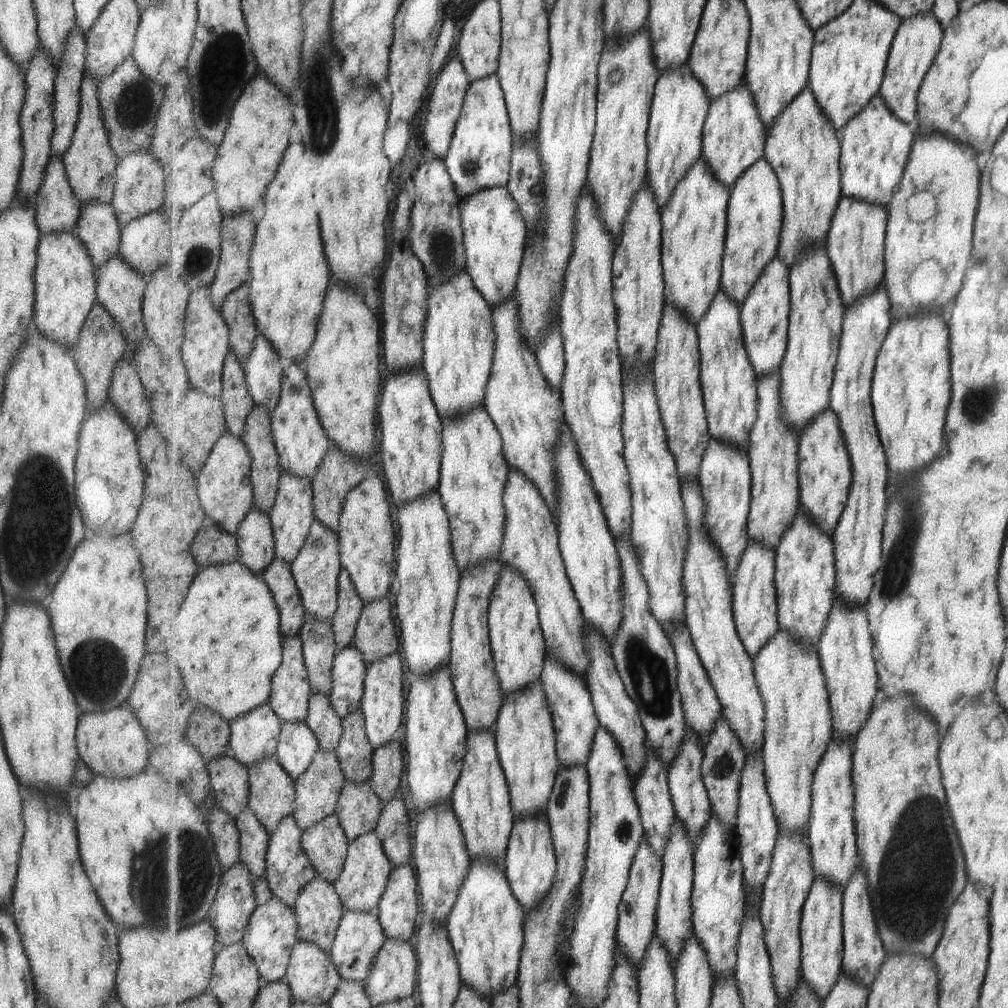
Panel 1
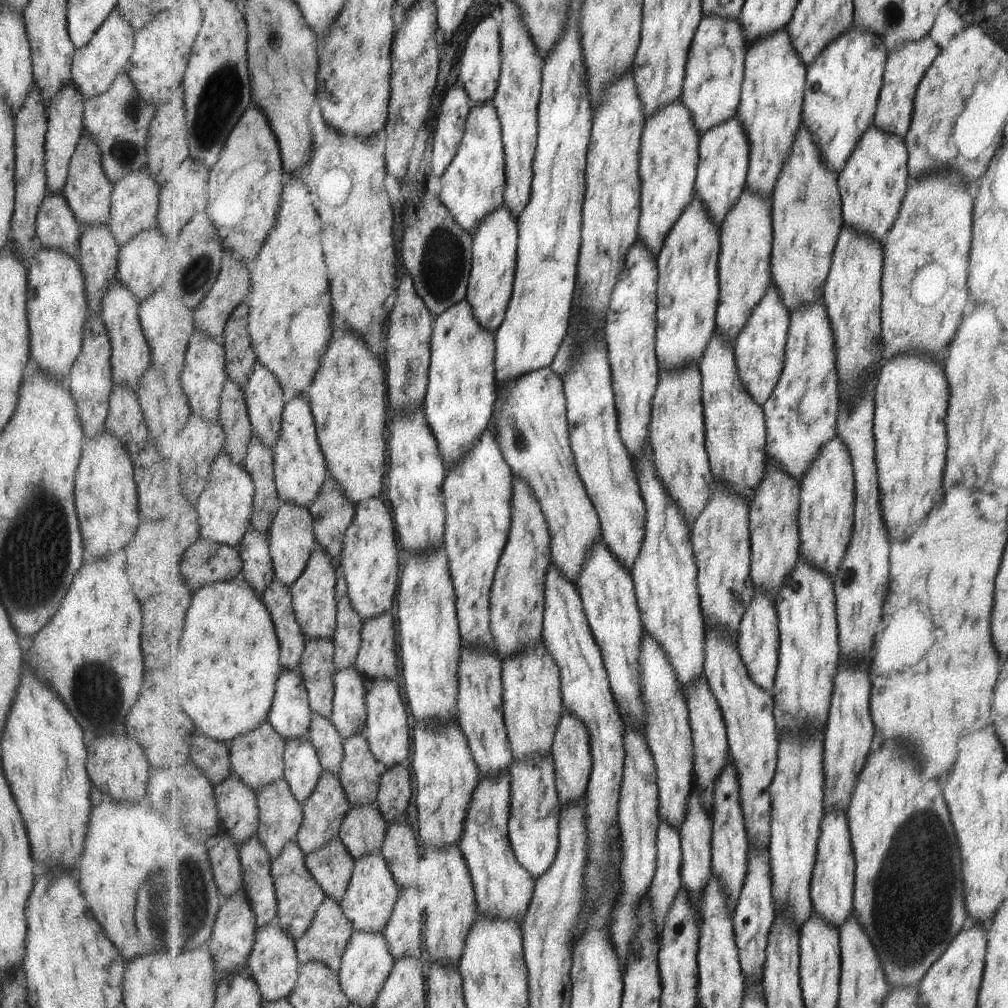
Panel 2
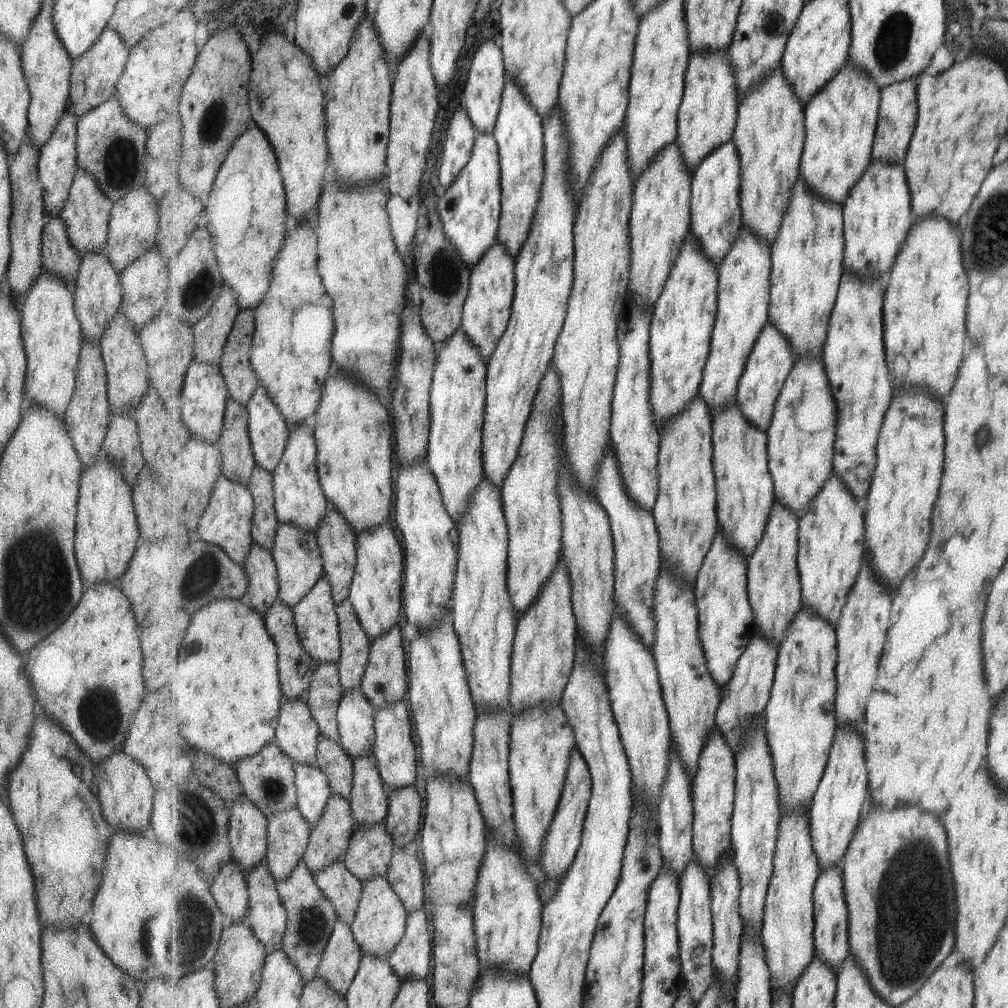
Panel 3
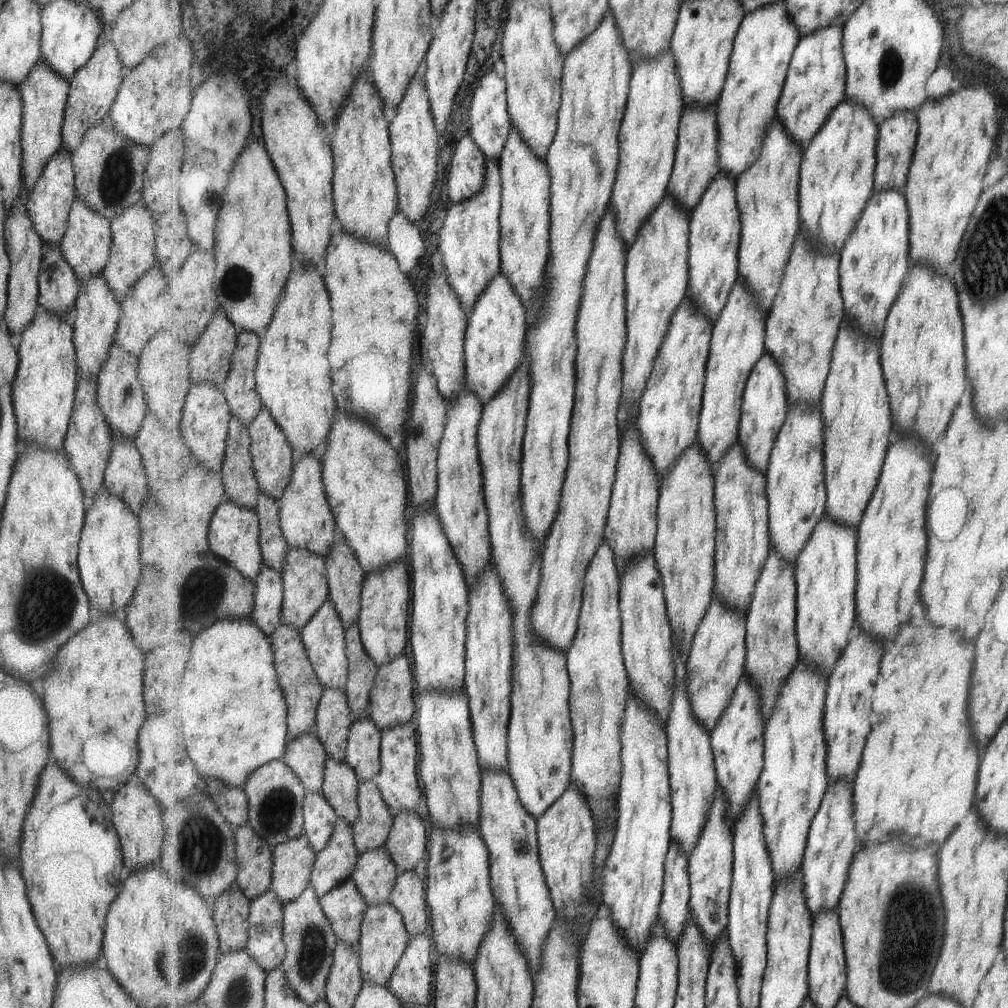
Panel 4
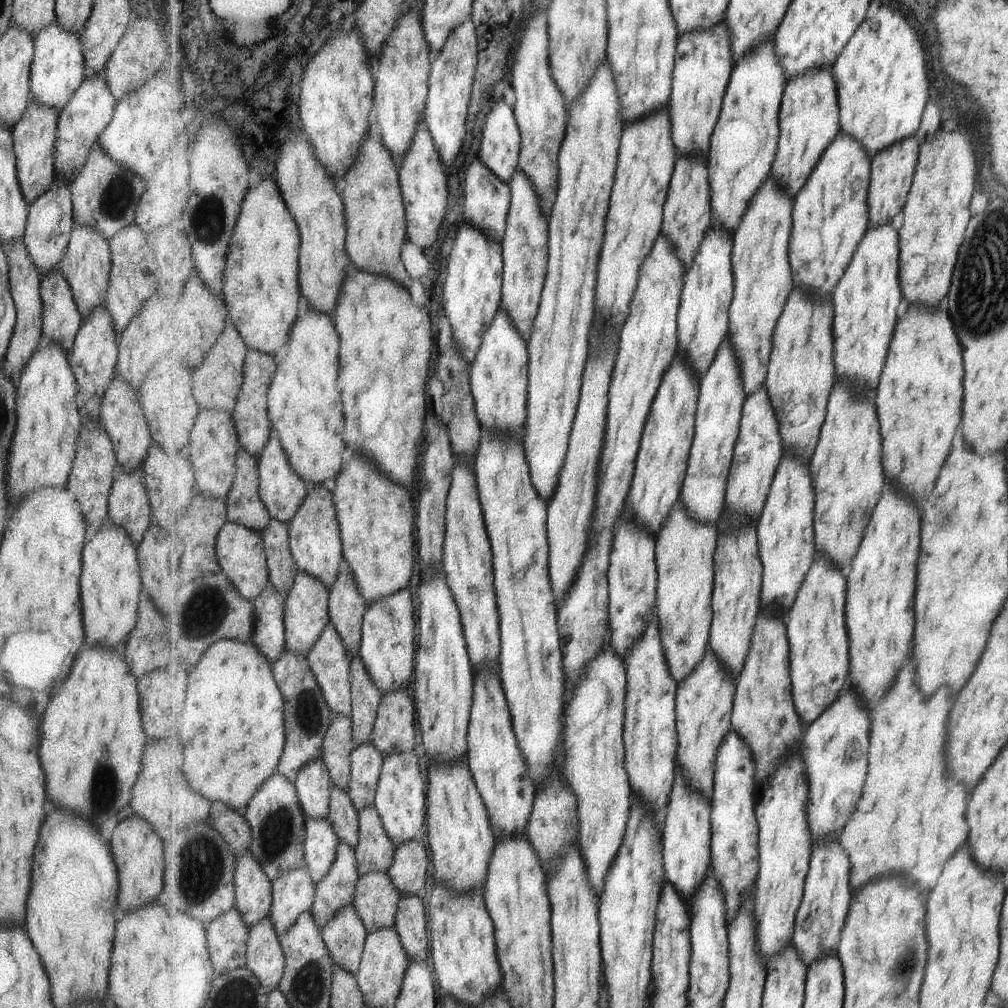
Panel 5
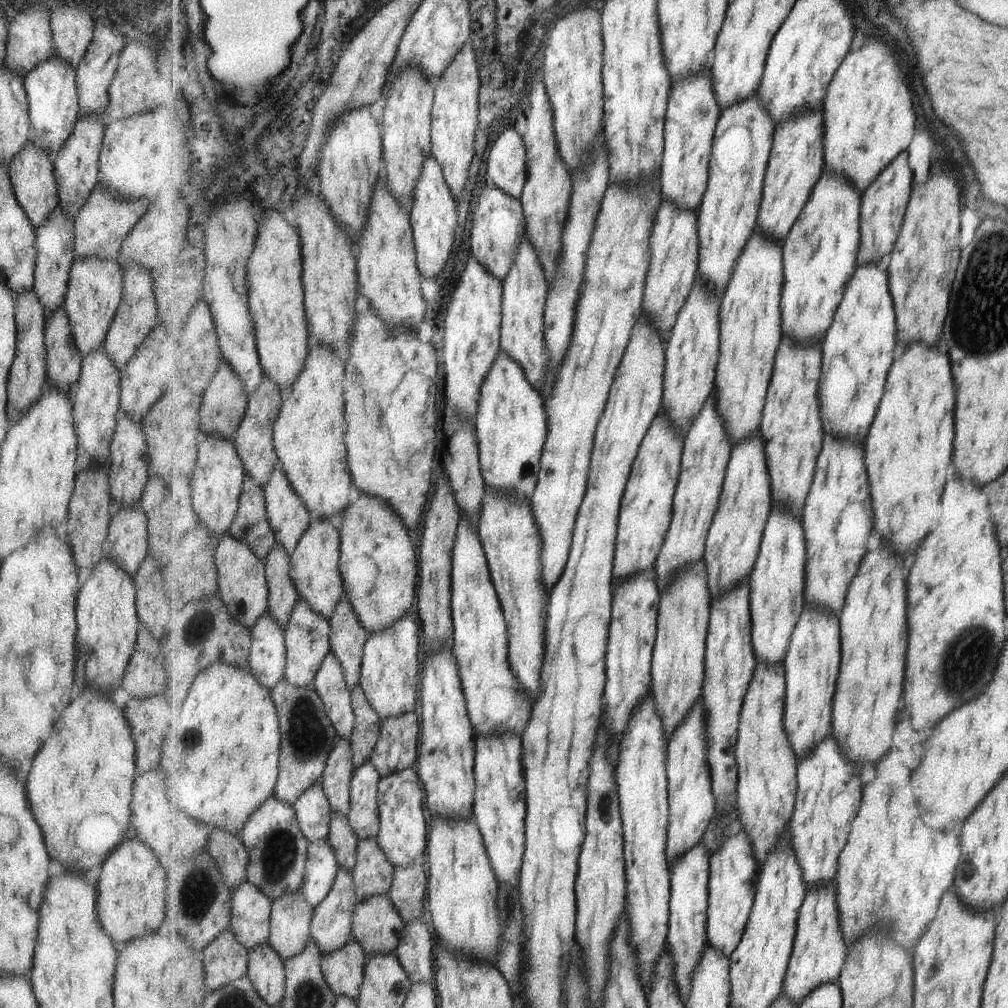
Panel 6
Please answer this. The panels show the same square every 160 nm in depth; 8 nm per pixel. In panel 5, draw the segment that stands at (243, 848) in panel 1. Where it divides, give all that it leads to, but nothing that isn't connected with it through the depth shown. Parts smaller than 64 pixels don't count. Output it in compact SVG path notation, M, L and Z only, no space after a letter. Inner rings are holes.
M265 917L258 925L255 925L250 930L248 940L247 966L254 971L264 987L267 987L270 992L279 988L282 981L284 970L286 969L286 954L282 947L282 941L276 933L273 921L269 917Z

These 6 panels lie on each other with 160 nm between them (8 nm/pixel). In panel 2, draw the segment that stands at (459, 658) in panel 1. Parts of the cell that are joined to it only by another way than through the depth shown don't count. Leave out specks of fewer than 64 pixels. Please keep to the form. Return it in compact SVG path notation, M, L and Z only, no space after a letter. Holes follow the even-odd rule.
M462 649L459 678L457 720L466 734L474 759L481 770L481 778L495 777L508 772L510 764L514 761L514 752L506 727L502 659L484 649Z

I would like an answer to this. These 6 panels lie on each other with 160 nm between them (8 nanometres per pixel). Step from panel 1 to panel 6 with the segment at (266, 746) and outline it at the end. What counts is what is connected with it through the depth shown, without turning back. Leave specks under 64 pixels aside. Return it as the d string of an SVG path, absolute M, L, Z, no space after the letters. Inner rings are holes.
M275 796L271 797L246 822L241 839L250 856L247 881L258 886L272 902L287 893L301 891L306 880L309 842L299 828L298 814L293 805L288 805Z

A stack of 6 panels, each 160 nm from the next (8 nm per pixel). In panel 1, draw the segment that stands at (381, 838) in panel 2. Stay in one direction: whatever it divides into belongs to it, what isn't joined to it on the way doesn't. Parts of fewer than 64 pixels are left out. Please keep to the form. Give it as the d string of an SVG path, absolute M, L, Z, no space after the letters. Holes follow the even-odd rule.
M346 781L338 802L337 815L348 842L377 830L383 809L382 799L369 781L359 785Z

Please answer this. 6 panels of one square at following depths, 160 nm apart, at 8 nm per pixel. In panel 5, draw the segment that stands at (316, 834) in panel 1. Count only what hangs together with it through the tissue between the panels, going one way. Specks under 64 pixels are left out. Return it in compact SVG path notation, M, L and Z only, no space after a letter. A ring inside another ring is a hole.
M353 904L342 909L322 932L334 966L357 976L368 933Z

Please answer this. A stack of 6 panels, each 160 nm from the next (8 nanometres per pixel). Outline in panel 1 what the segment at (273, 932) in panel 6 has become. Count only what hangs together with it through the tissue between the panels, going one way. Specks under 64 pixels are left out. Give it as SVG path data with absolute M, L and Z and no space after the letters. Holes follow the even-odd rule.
M277 757L250 767L250 806L270 836L295 810L297 784Z

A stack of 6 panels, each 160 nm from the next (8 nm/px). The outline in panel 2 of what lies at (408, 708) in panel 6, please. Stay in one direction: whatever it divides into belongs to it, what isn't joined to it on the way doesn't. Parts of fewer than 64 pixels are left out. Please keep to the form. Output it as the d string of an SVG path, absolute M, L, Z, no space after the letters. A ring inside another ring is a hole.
M379 497L361 501L357 514L346 532L346 546L342 554L342 571L348 584L350 599L359 616L365 621L389 613L399 588L399 544L395 538L393 518Z

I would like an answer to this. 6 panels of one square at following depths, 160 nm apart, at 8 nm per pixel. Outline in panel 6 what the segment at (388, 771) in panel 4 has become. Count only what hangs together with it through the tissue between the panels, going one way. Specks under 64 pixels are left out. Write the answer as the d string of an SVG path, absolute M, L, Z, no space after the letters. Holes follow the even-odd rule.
M413 768L382 777L378 791L381 829L376 841L396 869L407 869L428 850L424 784Z

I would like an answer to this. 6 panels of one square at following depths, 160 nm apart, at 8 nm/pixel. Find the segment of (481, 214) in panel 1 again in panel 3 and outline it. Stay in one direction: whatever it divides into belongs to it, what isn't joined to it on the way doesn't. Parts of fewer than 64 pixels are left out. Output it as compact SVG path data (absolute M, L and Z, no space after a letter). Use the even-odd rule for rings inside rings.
M497 240L490 248L490 252L472 270L470 293L464 306L461 326L475 348L482 354L487 366L510 324L515 291L516 262Z

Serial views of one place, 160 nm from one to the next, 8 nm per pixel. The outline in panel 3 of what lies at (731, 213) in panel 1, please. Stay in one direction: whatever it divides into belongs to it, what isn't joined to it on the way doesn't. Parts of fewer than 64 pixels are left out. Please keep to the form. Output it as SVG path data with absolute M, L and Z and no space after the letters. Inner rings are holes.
M742 229L742 236L727 254L718 273L717 321L700 393L715 415L738 402L738 386L746 372L747 361L762 336L762 330L770 322L771 247L750 231Z

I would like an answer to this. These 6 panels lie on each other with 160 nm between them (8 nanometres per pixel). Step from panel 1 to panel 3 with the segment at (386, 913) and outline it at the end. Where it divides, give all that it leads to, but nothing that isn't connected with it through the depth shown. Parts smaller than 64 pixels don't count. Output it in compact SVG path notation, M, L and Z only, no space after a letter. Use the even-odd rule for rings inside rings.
M425 912L410 914L406 927L406 934L387 961L403 982L410 979L425 981L425 978L431 974L434 937L429 932L429 922Z

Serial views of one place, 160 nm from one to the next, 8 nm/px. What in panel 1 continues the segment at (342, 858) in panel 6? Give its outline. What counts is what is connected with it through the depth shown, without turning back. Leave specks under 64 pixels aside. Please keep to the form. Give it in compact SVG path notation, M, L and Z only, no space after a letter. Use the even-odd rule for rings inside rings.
M313 693L306 723L314 730L321 750L335 753L342 744L342 721L328 696Z

